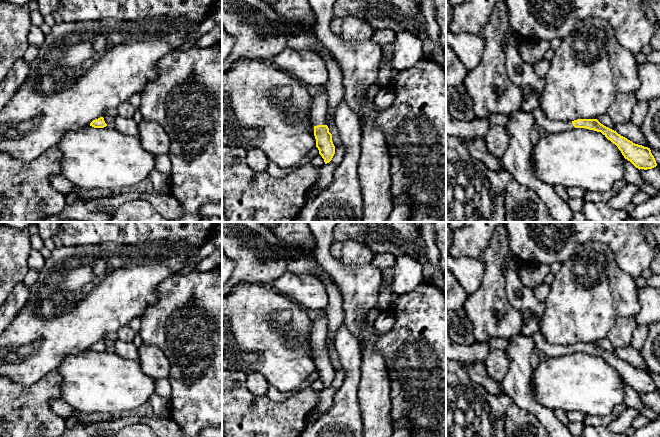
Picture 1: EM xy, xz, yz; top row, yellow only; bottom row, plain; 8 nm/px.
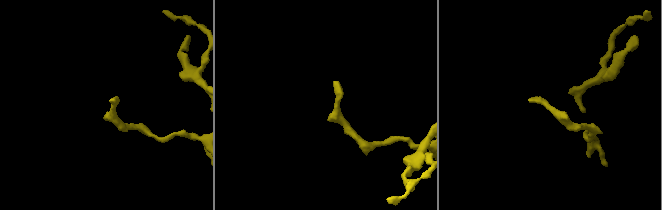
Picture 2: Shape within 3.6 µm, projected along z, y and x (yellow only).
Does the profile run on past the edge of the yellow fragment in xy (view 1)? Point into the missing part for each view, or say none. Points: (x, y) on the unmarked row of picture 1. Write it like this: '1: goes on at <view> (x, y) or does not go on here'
1: does not go on here

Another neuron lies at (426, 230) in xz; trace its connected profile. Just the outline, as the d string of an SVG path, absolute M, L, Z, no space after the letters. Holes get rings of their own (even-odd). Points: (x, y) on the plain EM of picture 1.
M424 222L420 228L419 233L424 239L427 259L433 268L442 272L440 266L440 253L436 245L434 234L434 222Z

